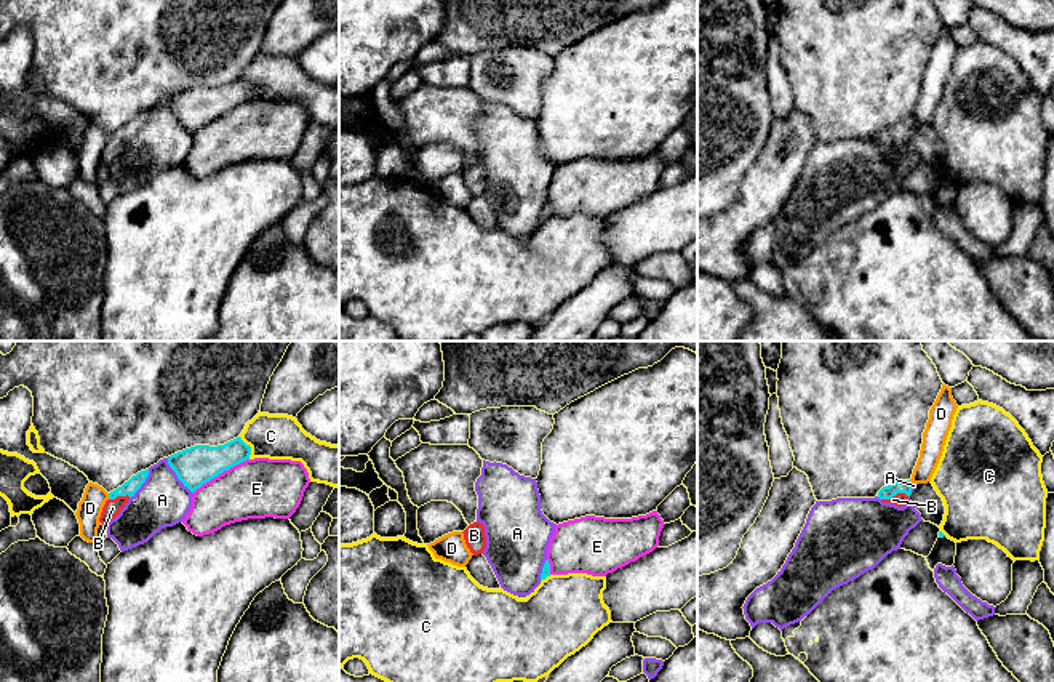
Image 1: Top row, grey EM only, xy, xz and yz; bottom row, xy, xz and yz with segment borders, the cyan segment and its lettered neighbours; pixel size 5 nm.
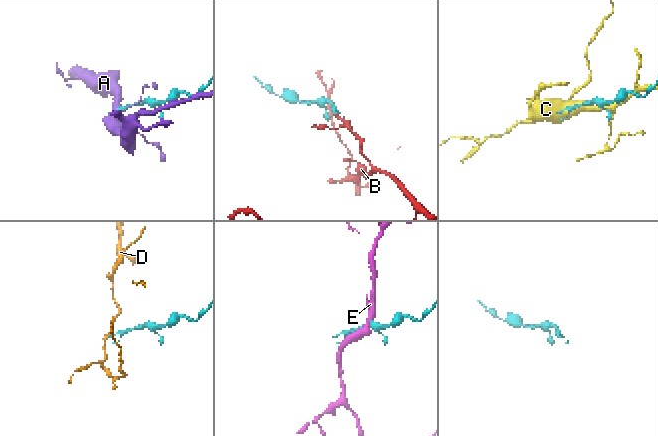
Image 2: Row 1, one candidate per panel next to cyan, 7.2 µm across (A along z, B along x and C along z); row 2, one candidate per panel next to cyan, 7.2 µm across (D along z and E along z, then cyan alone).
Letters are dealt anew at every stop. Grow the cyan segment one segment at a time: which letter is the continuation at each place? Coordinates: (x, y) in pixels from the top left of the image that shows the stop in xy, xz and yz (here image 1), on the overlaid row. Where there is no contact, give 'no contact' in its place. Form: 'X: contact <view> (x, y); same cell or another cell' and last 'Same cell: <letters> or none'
A: contact xy (176, 474); another cell
B: contact yz (894, 495); another cell
C: contact xy (250, 447); another cell
D: contact xy (109, 497); another cell
E: contact xy (219, 473); another cell
Same cell: none

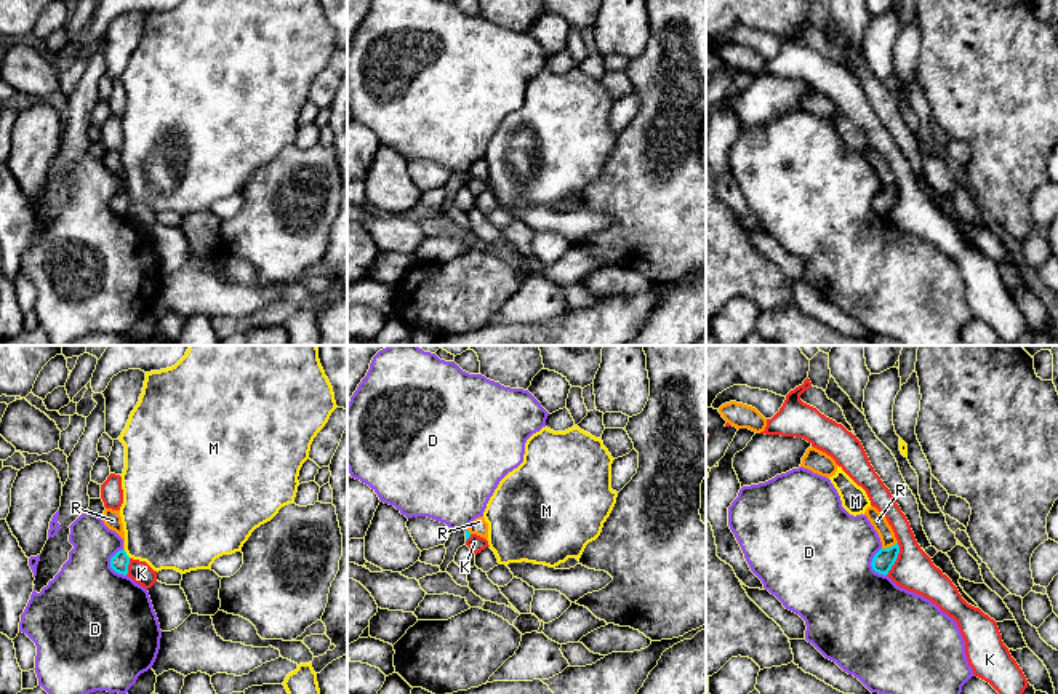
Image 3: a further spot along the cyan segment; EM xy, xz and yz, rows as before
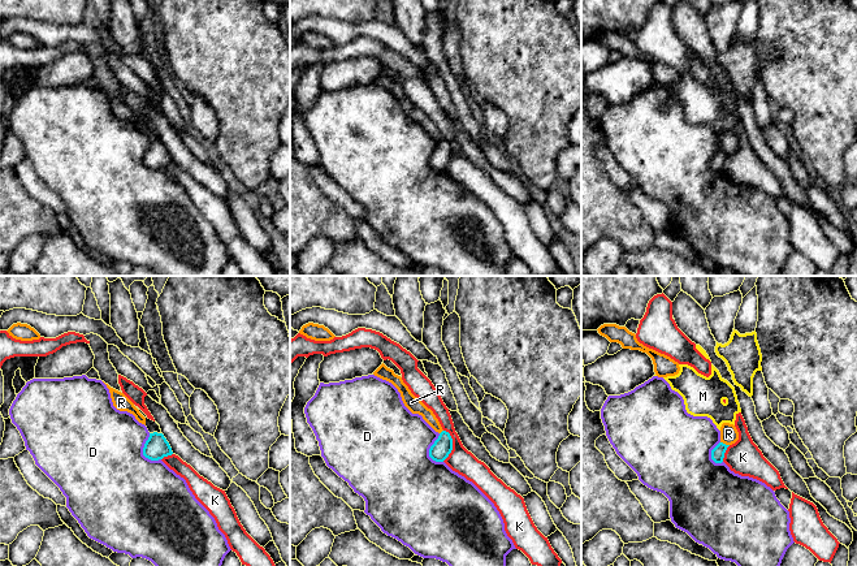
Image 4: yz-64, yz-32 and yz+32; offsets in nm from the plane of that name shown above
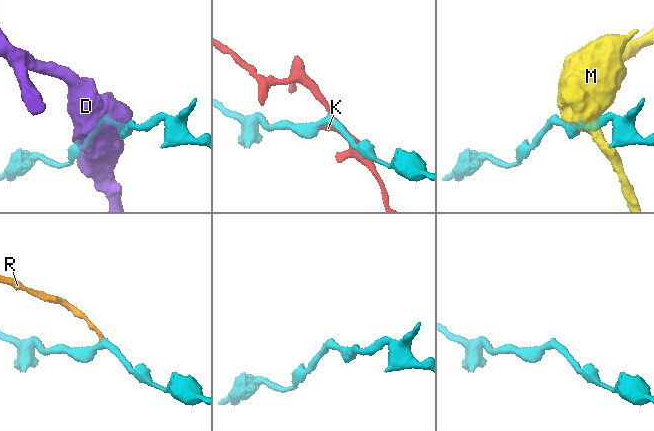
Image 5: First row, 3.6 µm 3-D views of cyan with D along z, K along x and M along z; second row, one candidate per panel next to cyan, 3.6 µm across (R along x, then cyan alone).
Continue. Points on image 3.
D: contact xy (111, 565); another cell
K: contact yz (897, 557); another cell
M: contact xy (125, 554); another cell
R: contact yz (889, 547); another cell
Same cell: none

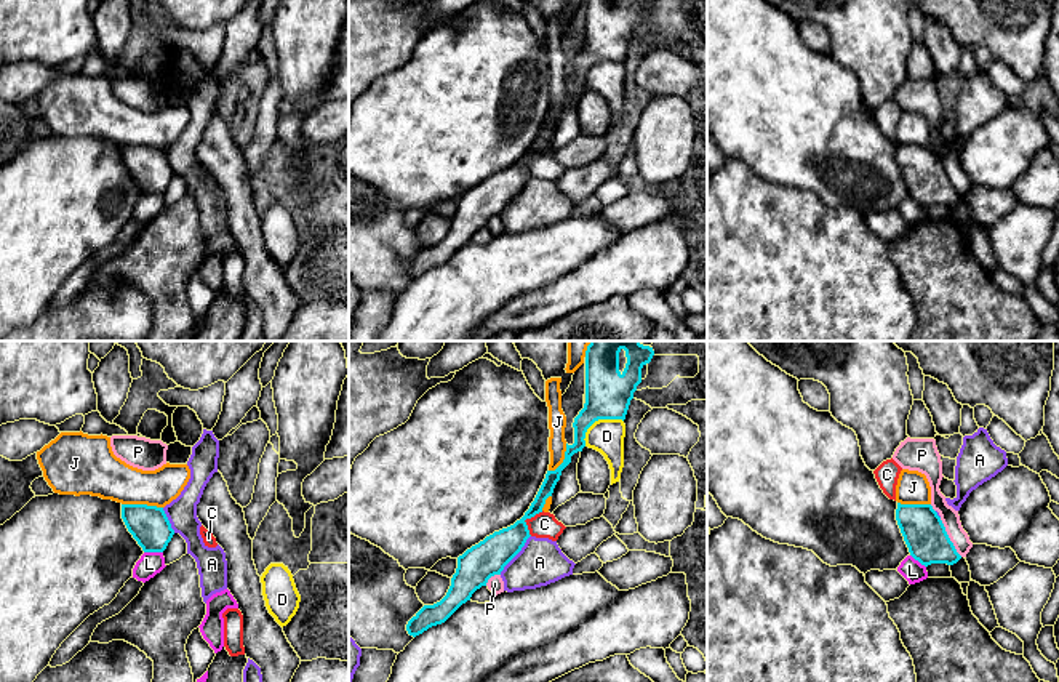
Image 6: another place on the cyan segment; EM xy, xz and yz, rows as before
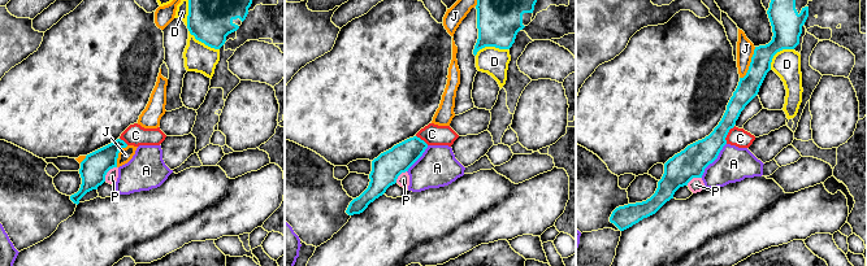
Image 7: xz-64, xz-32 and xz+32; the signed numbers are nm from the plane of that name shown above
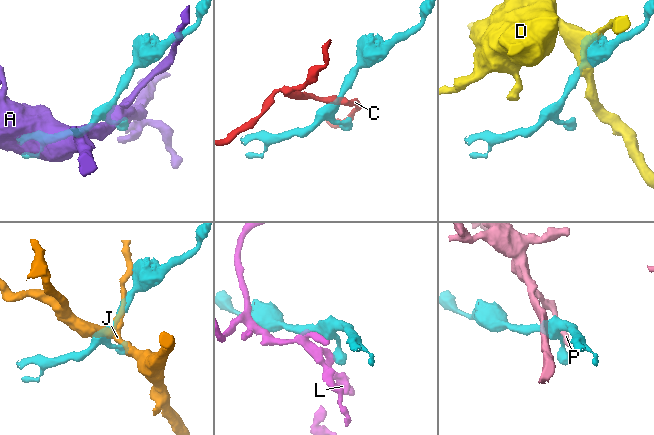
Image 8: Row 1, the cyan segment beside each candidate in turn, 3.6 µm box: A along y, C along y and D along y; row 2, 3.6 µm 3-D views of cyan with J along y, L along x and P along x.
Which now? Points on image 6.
A: contact xz (517, 553); another cell
C: contact xz (527, 517); same cell
D: contact xz (597, 420); another cell
J: contact xy (143, 505); another cell
L: contact xy (154, 551); another cell
P: contact yz (947, 537); another cell
Same cell: C

